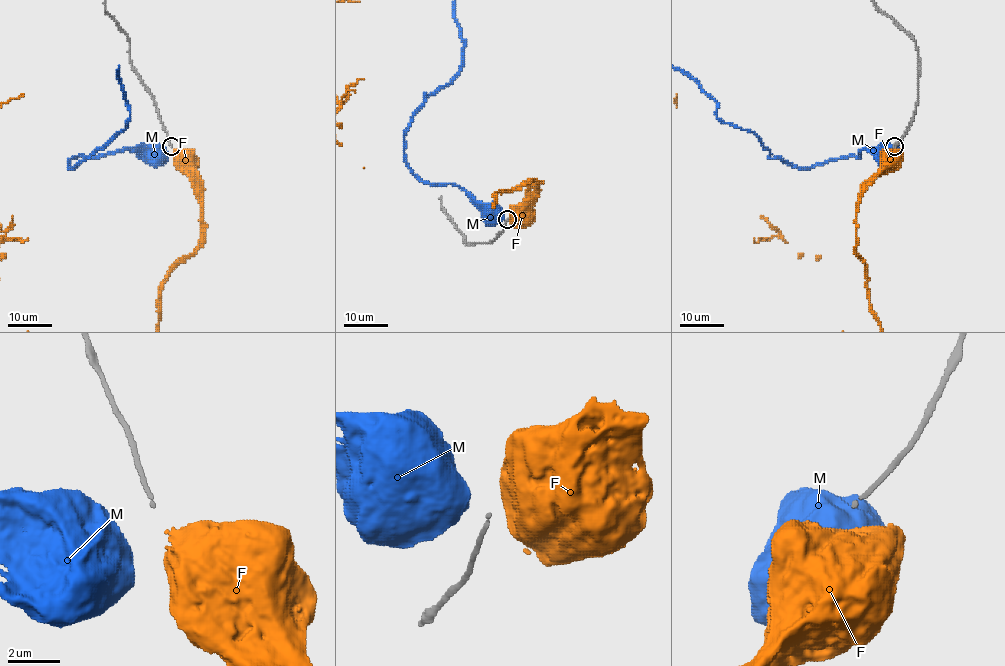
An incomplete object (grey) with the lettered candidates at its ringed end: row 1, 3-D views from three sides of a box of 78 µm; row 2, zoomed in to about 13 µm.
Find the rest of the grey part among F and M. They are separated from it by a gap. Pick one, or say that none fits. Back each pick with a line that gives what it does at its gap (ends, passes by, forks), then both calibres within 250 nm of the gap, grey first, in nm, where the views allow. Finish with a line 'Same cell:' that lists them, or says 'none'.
Same cell: none

